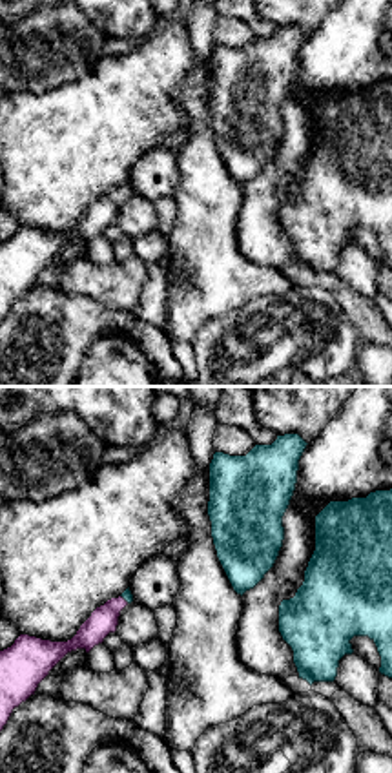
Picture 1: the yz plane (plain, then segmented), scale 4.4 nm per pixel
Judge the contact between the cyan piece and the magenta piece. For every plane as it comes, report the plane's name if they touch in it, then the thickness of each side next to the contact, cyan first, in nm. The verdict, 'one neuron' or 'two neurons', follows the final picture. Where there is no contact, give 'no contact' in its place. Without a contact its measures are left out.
yz | 50/120 nm

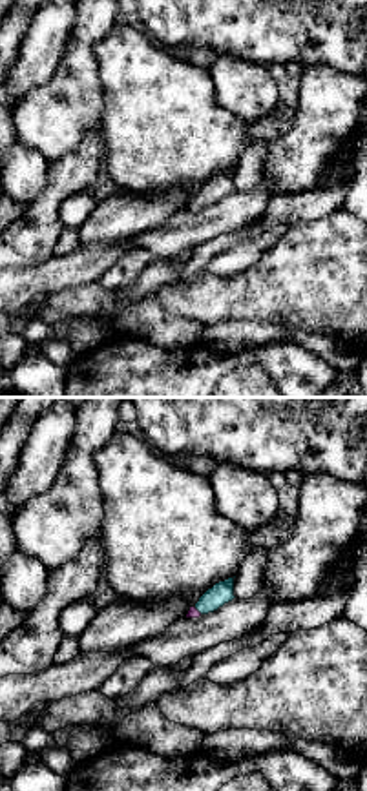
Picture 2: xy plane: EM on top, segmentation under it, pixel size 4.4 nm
xy | 100/50 nm

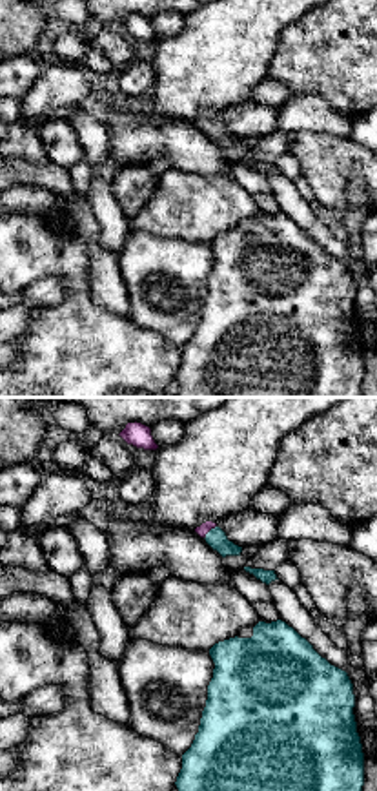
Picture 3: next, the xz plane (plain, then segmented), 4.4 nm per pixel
xz | 90/50 nm

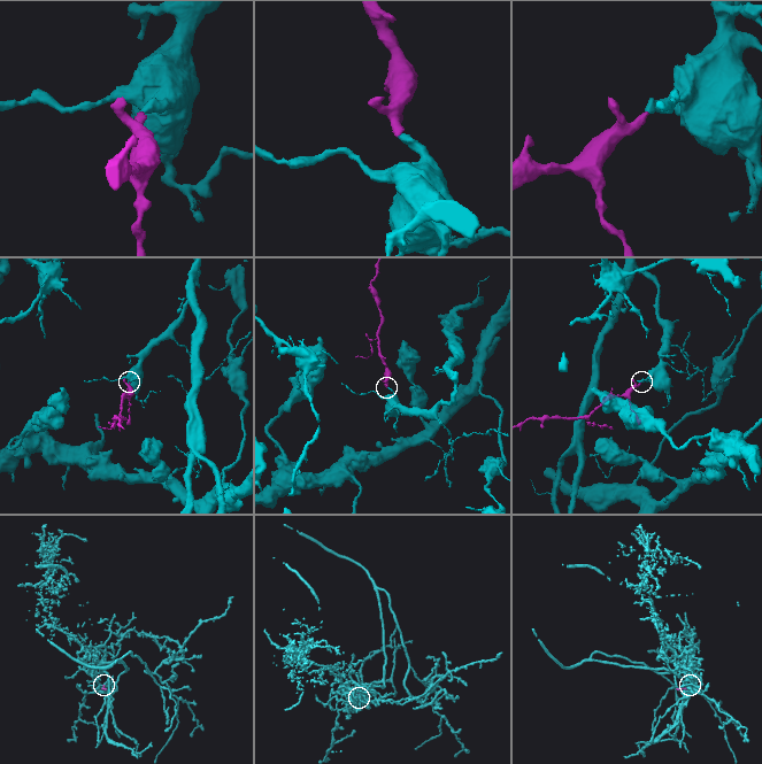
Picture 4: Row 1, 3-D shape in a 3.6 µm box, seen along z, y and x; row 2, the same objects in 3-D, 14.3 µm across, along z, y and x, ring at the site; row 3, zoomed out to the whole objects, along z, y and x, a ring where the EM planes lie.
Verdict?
one neuron

